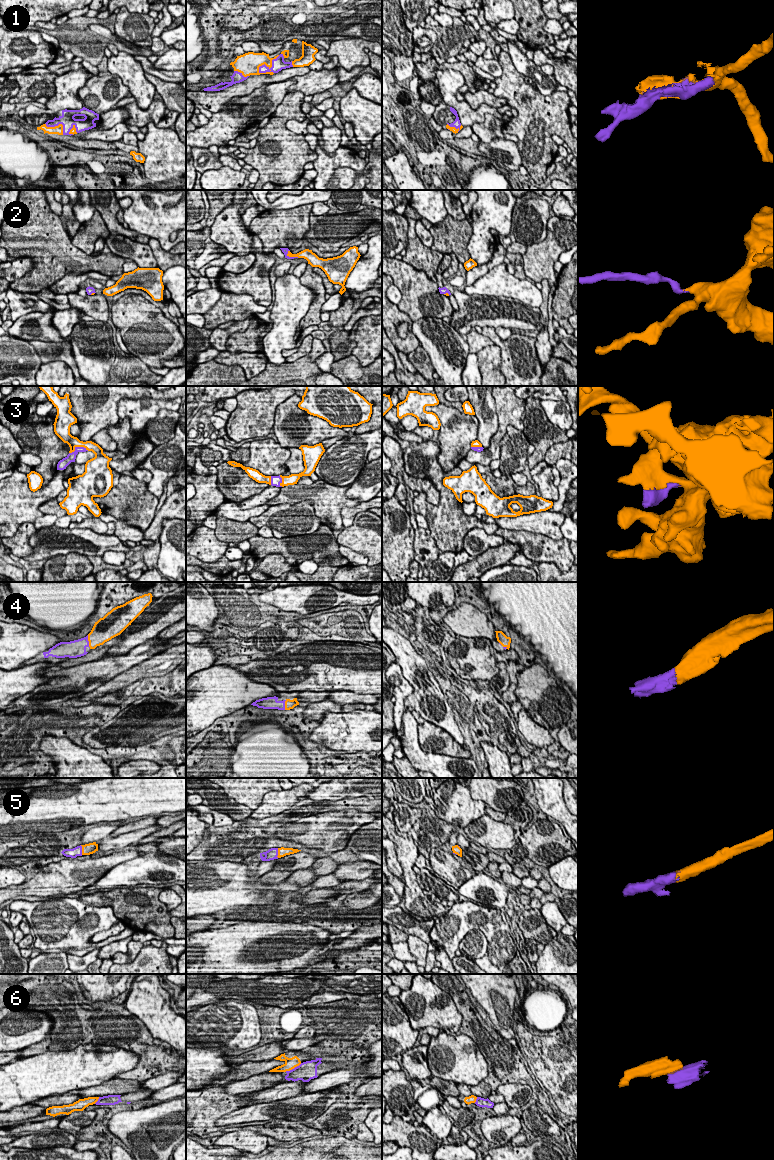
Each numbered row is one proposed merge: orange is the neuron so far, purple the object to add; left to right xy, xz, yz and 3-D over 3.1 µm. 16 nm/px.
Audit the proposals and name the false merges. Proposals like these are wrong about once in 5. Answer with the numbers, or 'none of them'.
6

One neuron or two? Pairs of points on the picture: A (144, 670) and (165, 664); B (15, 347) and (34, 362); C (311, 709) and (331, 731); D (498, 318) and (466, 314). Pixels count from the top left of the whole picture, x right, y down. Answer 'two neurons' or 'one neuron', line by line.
A: one neuron
B: one neuron
C: two neurons
D: one neuron

